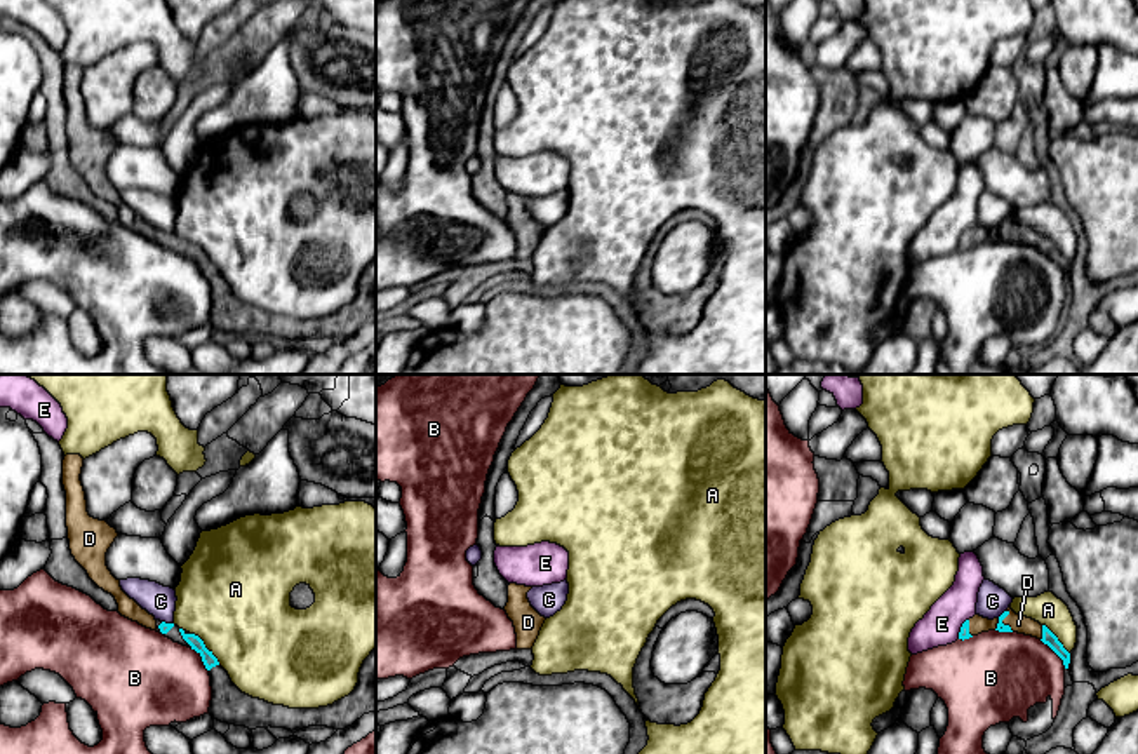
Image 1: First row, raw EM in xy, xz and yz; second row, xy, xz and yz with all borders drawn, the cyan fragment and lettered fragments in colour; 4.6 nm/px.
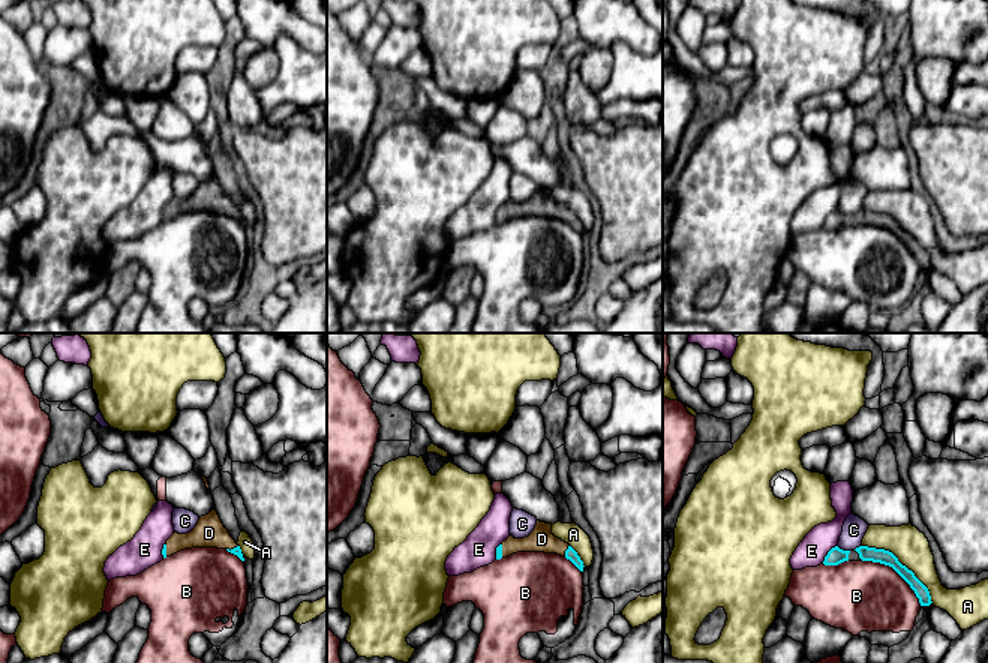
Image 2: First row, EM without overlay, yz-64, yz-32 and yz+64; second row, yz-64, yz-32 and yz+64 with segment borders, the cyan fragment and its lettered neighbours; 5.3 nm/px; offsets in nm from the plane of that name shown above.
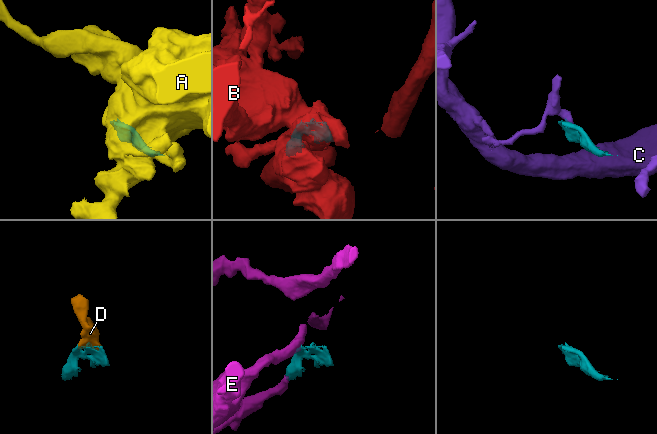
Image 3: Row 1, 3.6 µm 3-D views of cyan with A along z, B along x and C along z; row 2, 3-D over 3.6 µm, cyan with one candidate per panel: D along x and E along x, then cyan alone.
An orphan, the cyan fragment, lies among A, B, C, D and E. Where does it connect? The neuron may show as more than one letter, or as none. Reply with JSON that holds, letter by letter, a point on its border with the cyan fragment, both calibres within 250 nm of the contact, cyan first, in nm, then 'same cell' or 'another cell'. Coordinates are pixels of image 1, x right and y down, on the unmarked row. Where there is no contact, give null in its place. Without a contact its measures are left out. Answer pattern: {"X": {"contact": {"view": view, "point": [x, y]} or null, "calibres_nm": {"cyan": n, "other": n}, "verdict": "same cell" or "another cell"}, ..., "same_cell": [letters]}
{"A": {"contact": {"view": "xy", "point": [204, 256]}, "calibres_nm": {"cyan": 70, "other": 480}, "verdict": "another cell"}, "B": {"contact": {"view": "yz", "point": [1055, 262]}, "calibres_nm": {"cyan": 60, "other": 380}, "verdict": "another cell"}, "C": {"contact": {"view": "xy", "point": [167, 234]}, "calibres_nm": {"cyan": 50, "other": 140}, "verdict": "another cell"}, "D": {"contact": {"view": "yz", "point": [1043, 242]}, "calibres_nm": {"cyan": 60, "other": 80}, "verdict": "same cell"}, "E": {"contact": {"view": "yz", "point": [961, 239]}, "calibres_nm": {"cyan": 50, "other": 180}, "verdict": "another cell"}, "same_cell": ["D"]}

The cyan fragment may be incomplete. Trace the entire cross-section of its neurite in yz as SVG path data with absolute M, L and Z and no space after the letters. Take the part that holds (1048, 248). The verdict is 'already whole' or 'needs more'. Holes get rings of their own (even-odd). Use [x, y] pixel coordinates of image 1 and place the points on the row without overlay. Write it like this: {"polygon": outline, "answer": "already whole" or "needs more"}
{"polygon": "M1011 214L999 228L988 230L974 225L973 228L966 230L961 237L959 249L964 251L988 240L1018 242L1037 247L1044 254L1048 254L1063 270L1065 279L1068 279L1070 263L1063 258L1058 247L1046 235L1041 235L1032 228L1016 225L1011 219Z", "answer": "needs more"}

